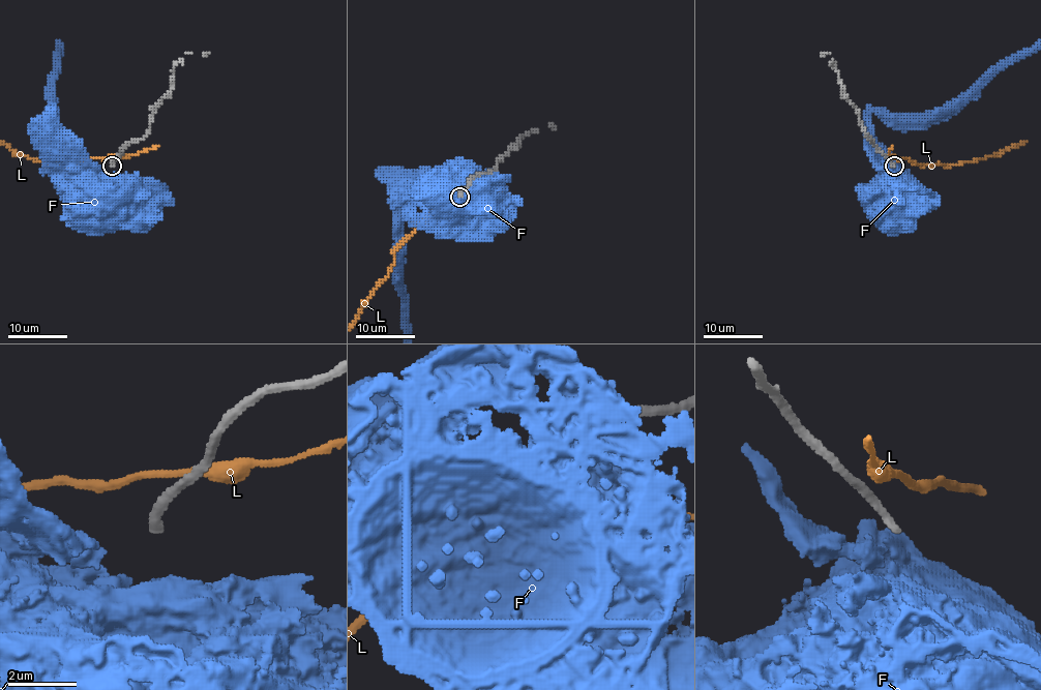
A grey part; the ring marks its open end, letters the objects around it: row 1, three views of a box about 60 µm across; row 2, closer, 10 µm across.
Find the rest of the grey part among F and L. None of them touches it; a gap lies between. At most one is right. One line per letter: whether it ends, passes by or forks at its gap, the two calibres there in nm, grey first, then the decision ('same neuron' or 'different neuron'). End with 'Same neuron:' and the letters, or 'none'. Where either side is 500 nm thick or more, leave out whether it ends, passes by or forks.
F: 260/750 nm | different neuron
L: it passes by | 260/220 nm | different neuron
Same neuron: none

